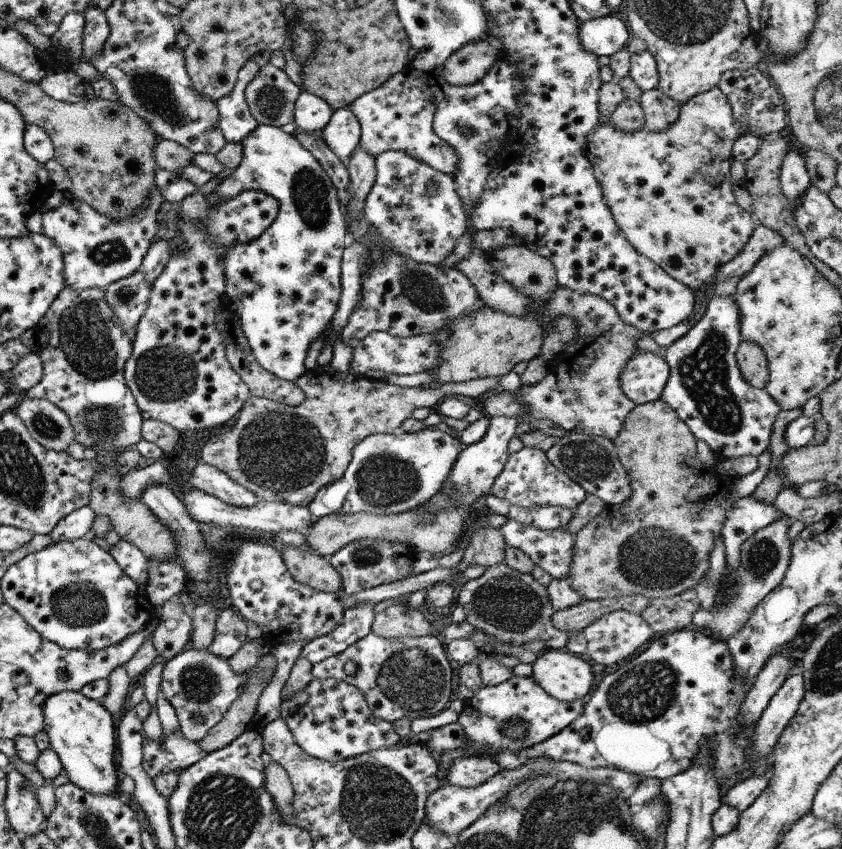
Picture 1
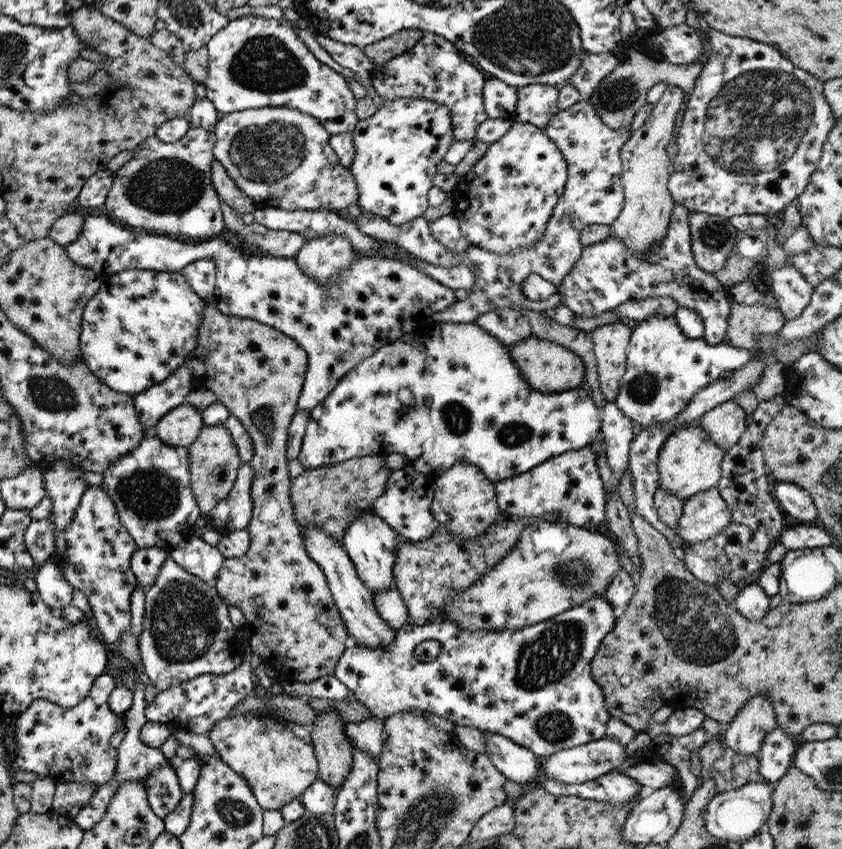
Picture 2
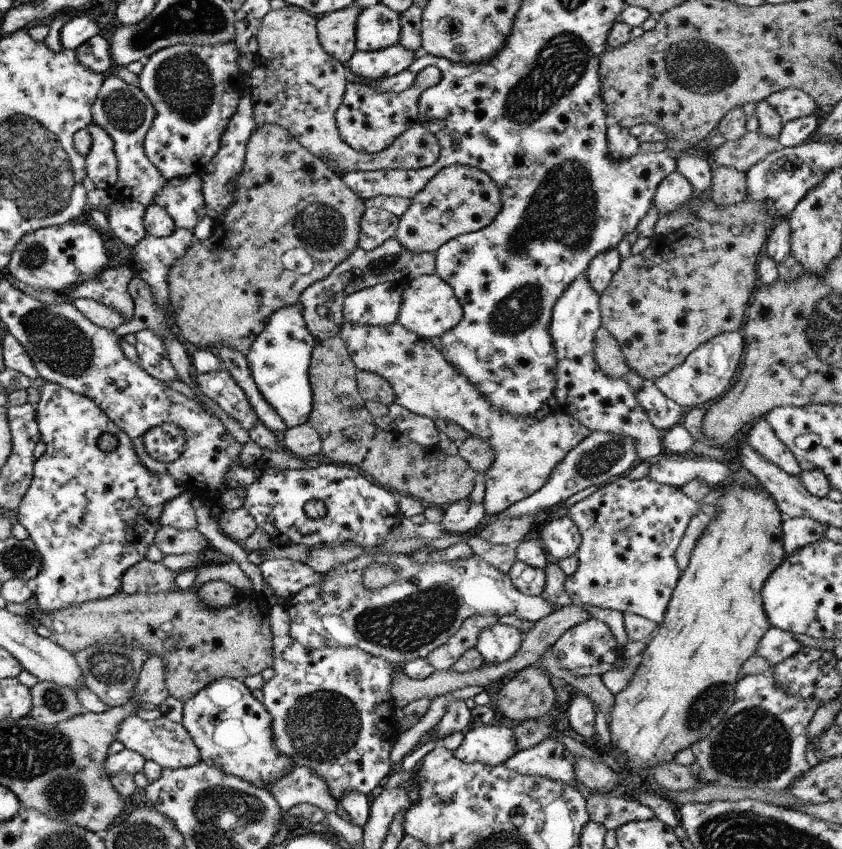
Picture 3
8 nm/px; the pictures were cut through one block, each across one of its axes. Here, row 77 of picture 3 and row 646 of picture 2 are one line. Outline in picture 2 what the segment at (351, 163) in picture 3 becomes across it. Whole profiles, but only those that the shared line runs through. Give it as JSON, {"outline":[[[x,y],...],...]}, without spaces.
{"outline":[[[208,299],[205,300],[204,315],[198,325],[196,348],[184,365],[192,368],[193,388],[212,390],[217,400],[246,427],[254,445],[254,456],[250,460],[254,469],[251,491],[254,509],[247,529],[250,546],[244,557],[225,560],[215,588],[224,601],[244,613],[245,624],[241,634],[247,649],[258,654],[265,666],[274,669],[280,678],[308,684],[332,675],[340,656],[350,644],[350,637],[338,606],[334,604],[324,572],[306,551],[289,498],[292,478],[287,468],[288,429],[296,414],[296,405],[308,369],[307,352],[283,332],[254,319],[226,315],[216,307],[213,299]]]}

